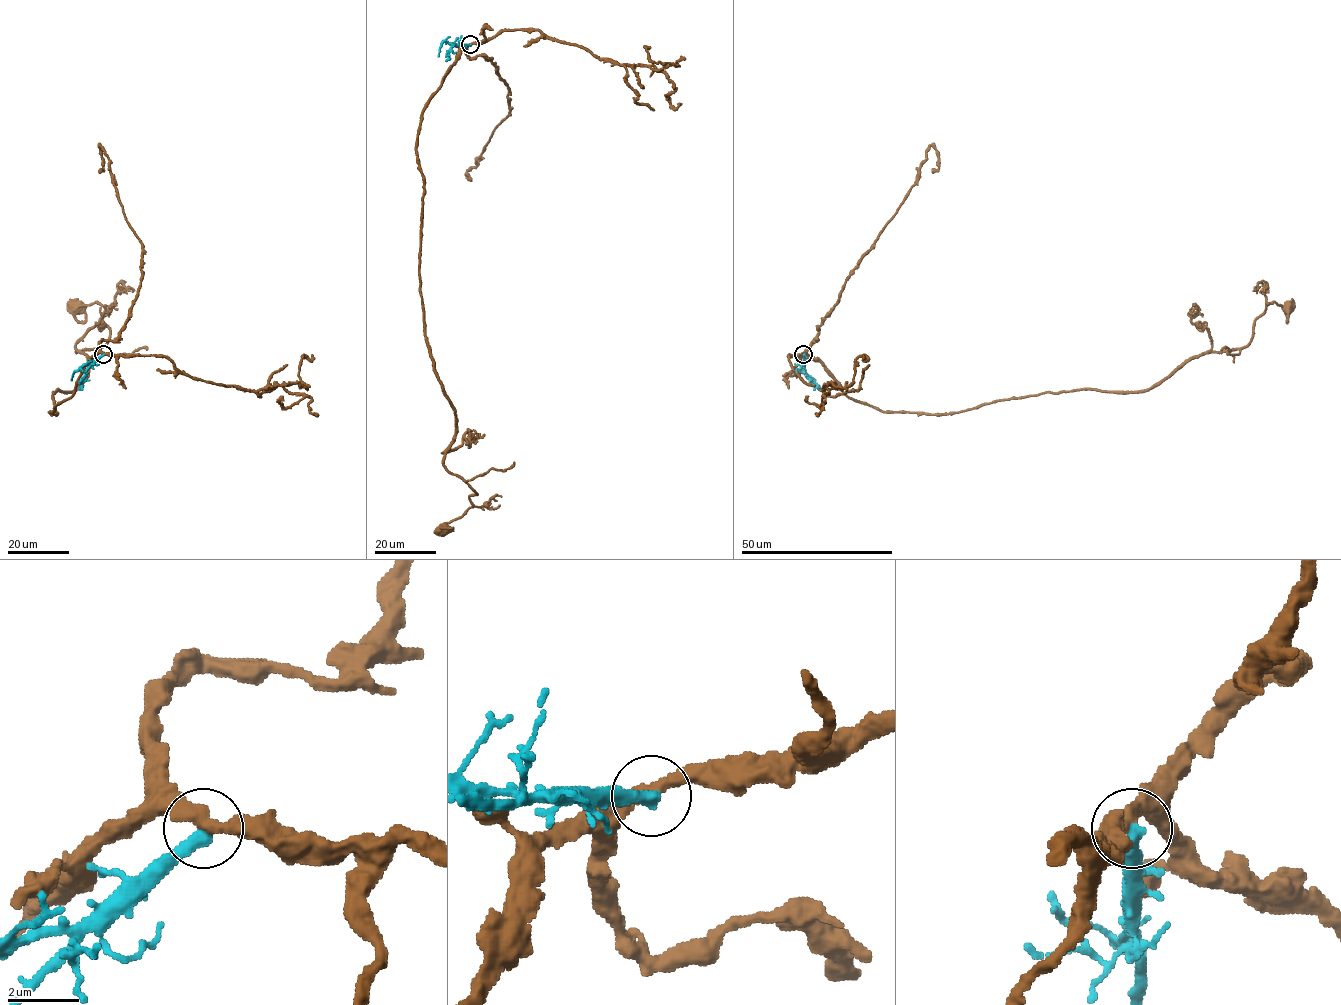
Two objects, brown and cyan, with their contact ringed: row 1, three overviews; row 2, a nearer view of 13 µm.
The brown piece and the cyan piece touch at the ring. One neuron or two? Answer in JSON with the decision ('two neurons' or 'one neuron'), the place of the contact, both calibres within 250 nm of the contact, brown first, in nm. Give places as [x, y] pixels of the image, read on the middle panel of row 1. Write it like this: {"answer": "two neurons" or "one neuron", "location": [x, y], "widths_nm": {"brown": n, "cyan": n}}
{"answer": "two neurons", "location": [470, 44], "widths_nm": {"brown": 400, "cyan": 400}}

